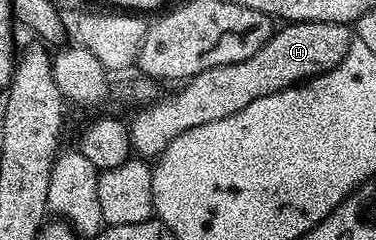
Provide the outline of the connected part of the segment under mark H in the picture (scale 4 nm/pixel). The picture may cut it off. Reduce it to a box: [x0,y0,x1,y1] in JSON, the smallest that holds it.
[128,23,351,159]

